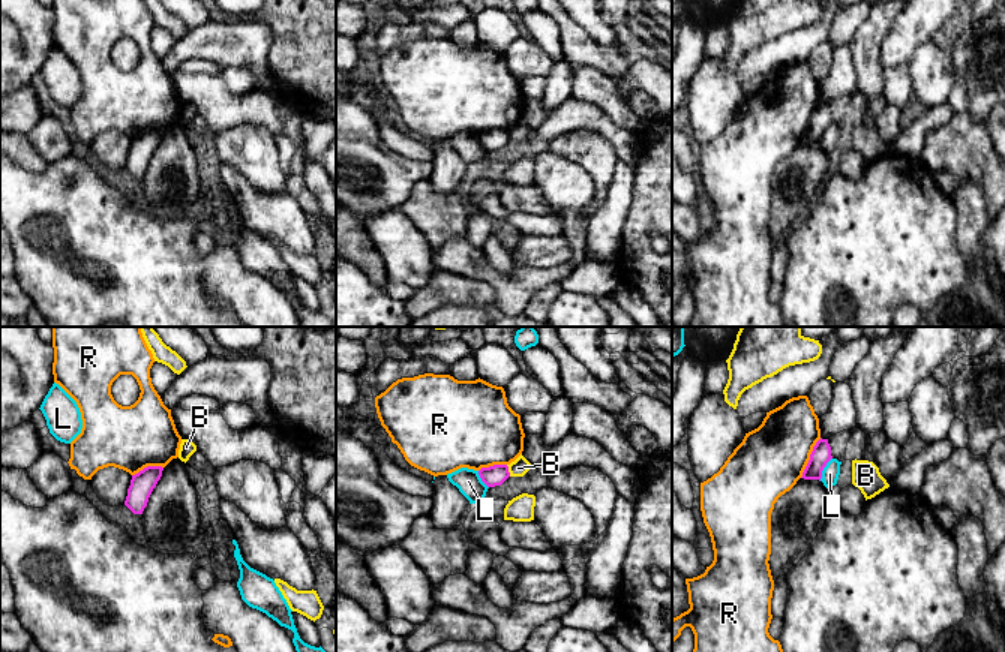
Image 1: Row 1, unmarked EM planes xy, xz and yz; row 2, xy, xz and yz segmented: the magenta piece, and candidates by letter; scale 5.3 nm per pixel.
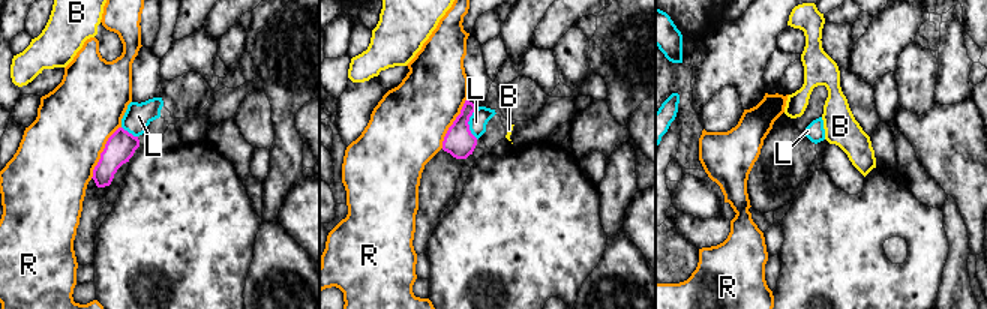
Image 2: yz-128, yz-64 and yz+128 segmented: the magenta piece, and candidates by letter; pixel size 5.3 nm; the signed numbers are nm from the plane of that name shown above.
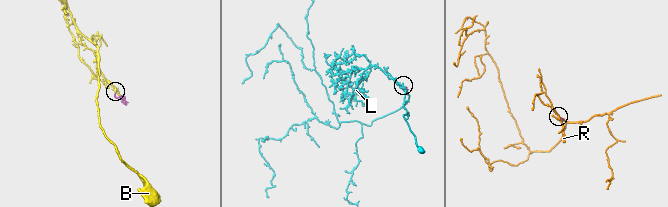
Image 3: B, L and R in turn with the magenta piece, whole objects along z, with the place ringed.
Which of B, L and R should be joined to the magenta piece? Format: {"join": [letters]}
{"join": []}

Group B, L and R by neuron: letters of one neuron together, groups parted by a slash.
B / L / R

